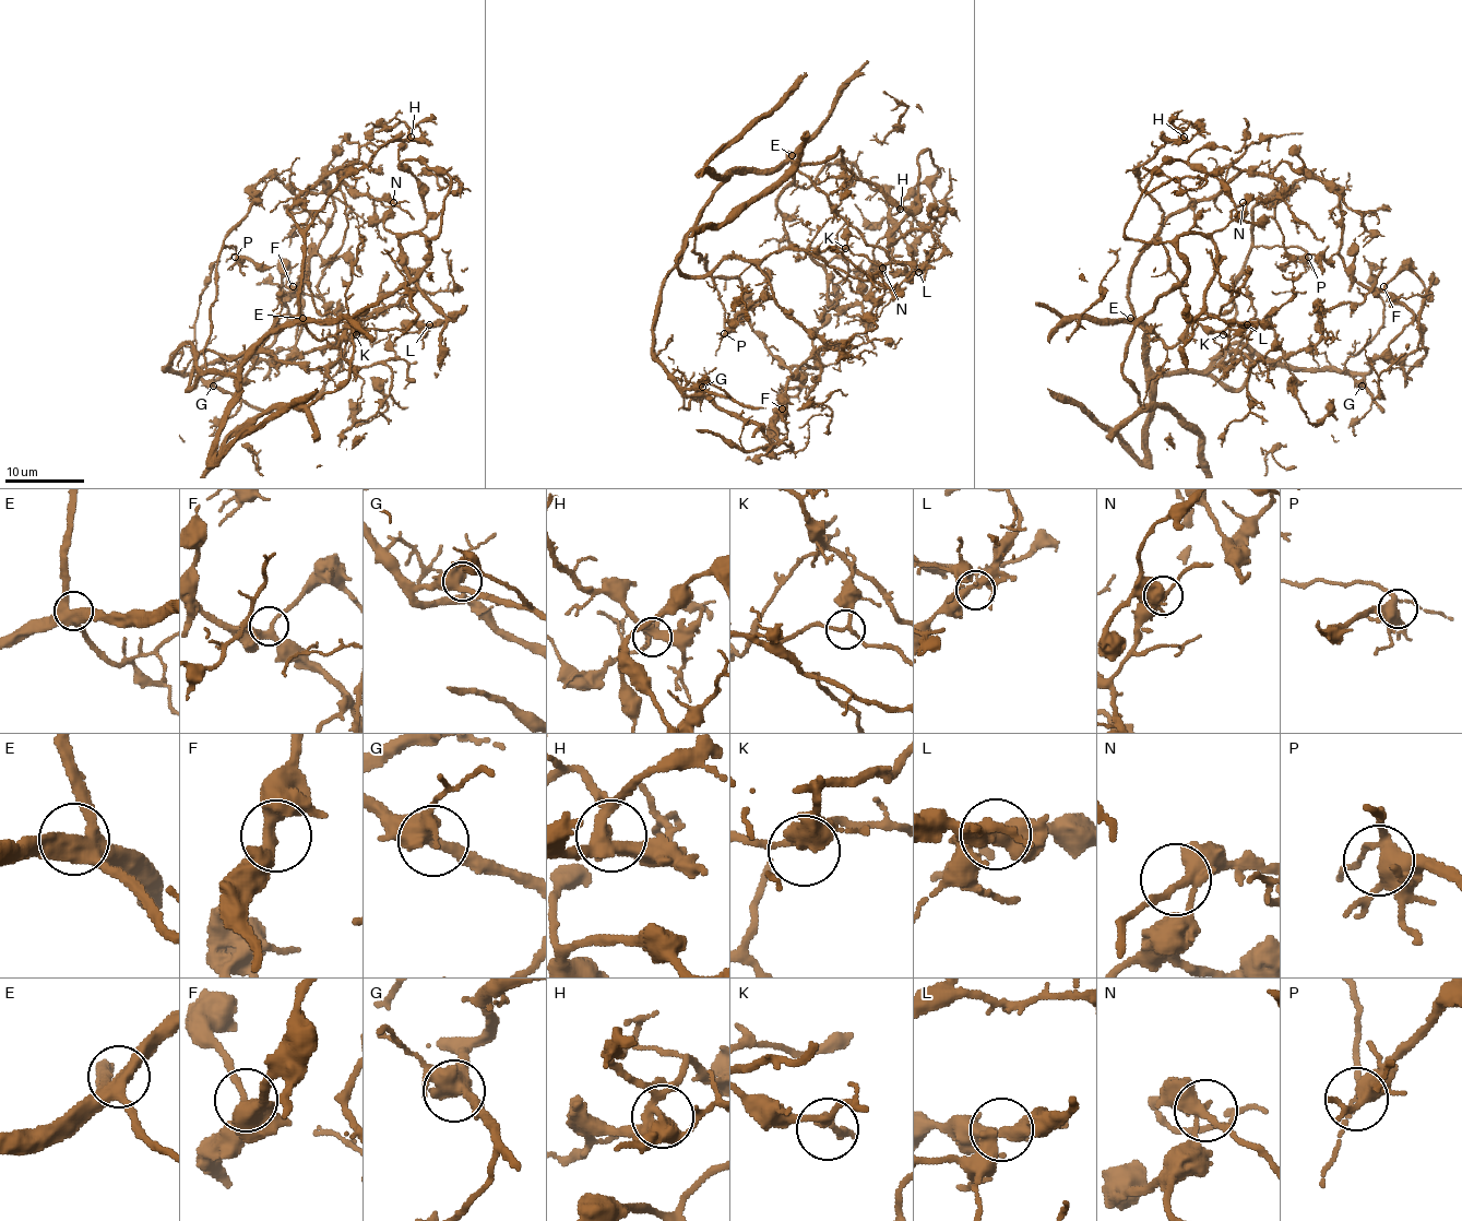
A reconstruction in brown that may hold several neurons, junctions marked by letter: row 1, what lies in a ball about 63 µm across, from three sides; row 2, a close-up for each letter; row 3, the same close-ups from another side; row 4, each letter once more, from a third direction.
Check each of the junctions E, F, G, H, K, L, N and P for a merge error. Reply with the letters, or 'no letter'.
no letter

